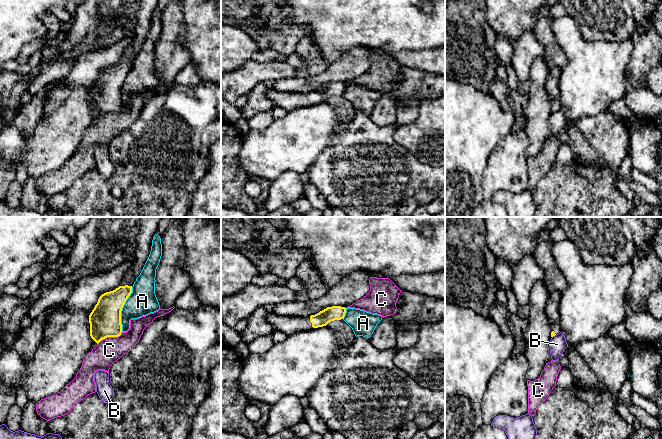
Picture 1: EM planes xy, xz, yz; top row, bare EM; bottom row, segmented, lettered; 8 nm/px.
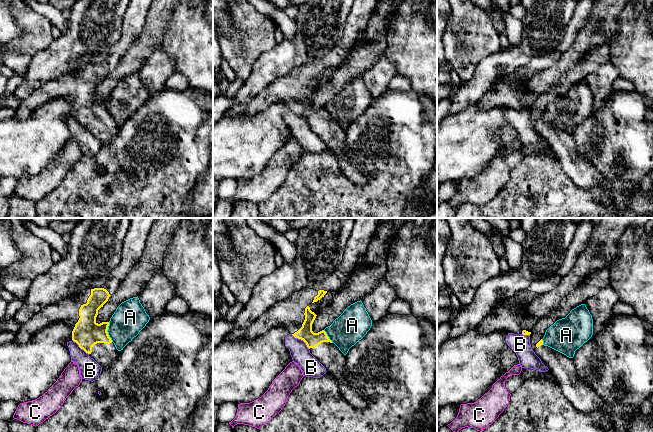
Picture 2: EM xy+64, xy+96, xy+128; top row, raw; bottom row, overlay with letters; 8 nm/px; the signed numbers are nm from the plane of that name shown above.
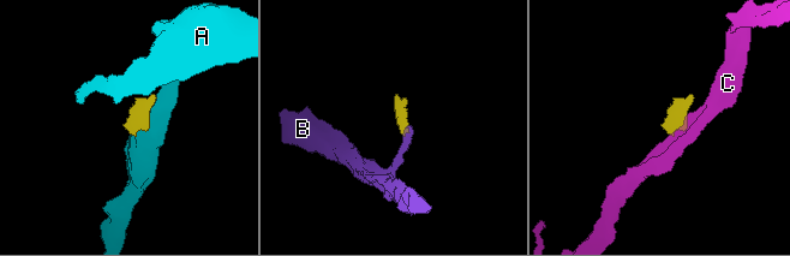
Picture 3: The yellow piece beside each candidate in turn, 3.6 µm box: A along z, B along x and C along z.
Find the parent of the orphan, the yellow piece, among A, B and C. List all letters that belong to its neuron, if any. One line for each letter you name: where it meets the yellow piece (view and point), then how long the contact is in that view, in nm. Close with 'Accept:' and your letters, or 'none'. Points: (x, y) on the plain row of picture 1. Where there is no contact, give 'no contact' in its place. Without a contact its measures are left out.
Accept: none

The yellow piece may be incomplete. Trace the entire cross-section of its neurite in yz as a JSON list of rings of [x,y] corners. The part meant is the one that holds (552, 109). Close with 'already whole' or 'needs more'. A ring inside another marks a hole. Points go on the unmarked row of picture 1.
[[[556,67],[550,70],[545,83],[545,89],[551,102],[551,113],[562,108],[559,91],[560,68]]]; needs more

